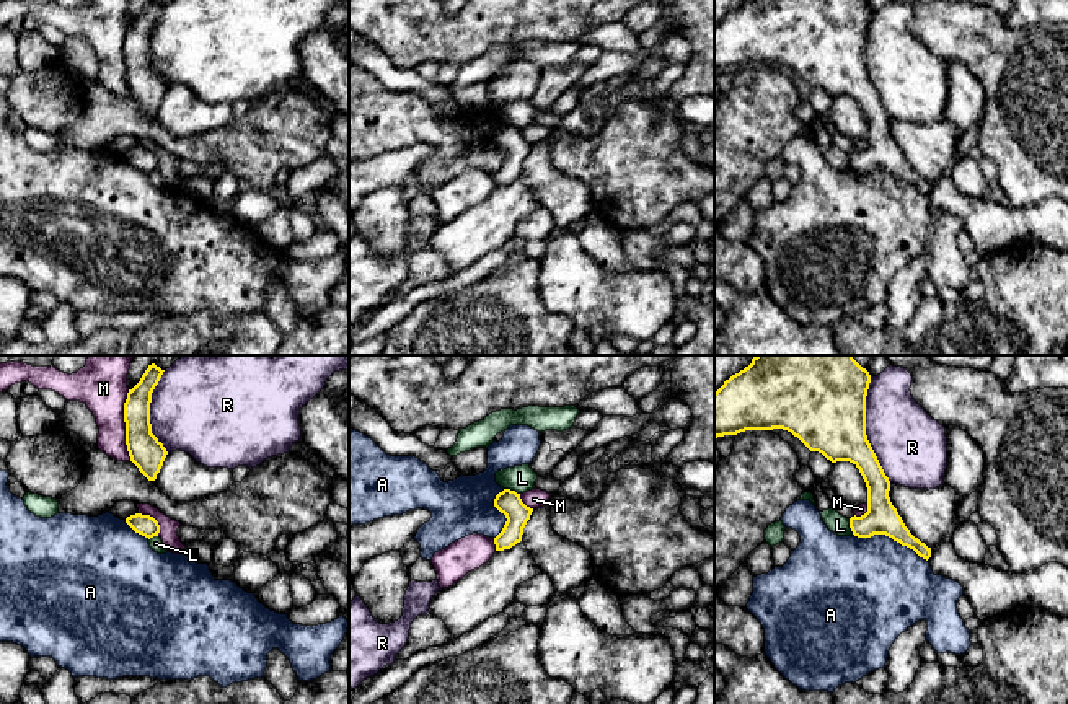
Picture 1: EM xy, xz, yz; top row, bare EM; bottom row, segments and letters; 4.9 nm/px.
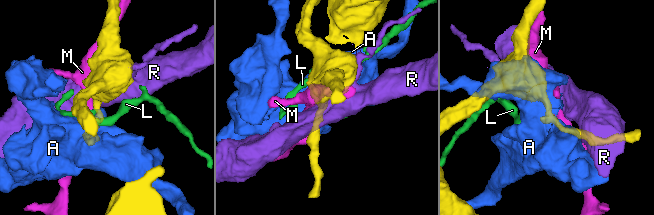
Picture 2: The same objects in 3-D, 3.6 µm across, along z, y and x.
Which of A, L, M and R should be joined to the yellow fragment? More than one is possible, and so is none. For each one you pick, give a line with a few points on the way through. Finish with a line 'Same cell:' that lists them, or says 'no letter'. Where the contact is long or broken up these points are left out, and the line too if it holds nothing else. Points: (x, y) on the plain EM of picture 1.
Same cell: no letter

